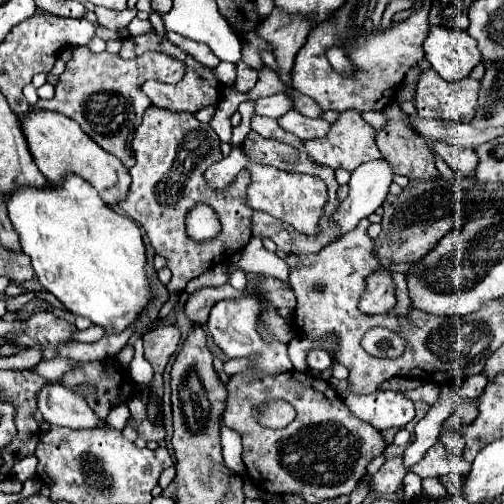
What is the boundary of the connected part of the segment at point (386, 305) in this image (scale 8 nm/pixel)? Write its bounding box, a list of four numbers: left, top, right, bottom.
[359,269,397,315]

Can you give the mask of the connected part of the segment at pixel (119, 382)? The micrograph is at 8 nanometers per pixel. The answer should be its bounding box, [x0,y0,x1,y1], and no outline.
[57,357,137,419]

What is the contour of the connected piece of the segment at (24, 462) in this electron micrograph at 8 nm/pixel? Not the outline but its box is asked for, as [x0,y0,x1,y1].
[11,455,37,481]

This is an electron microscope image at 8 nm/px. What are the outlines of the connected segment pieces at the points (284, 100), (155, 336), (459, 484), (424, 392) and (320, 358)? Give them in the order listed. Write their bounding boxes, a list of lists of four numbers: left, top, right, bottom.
[[255,95,289,119],[143,327,179,375],[441,475,463,495],[405,382,440,405],[307,349,329,371]]

